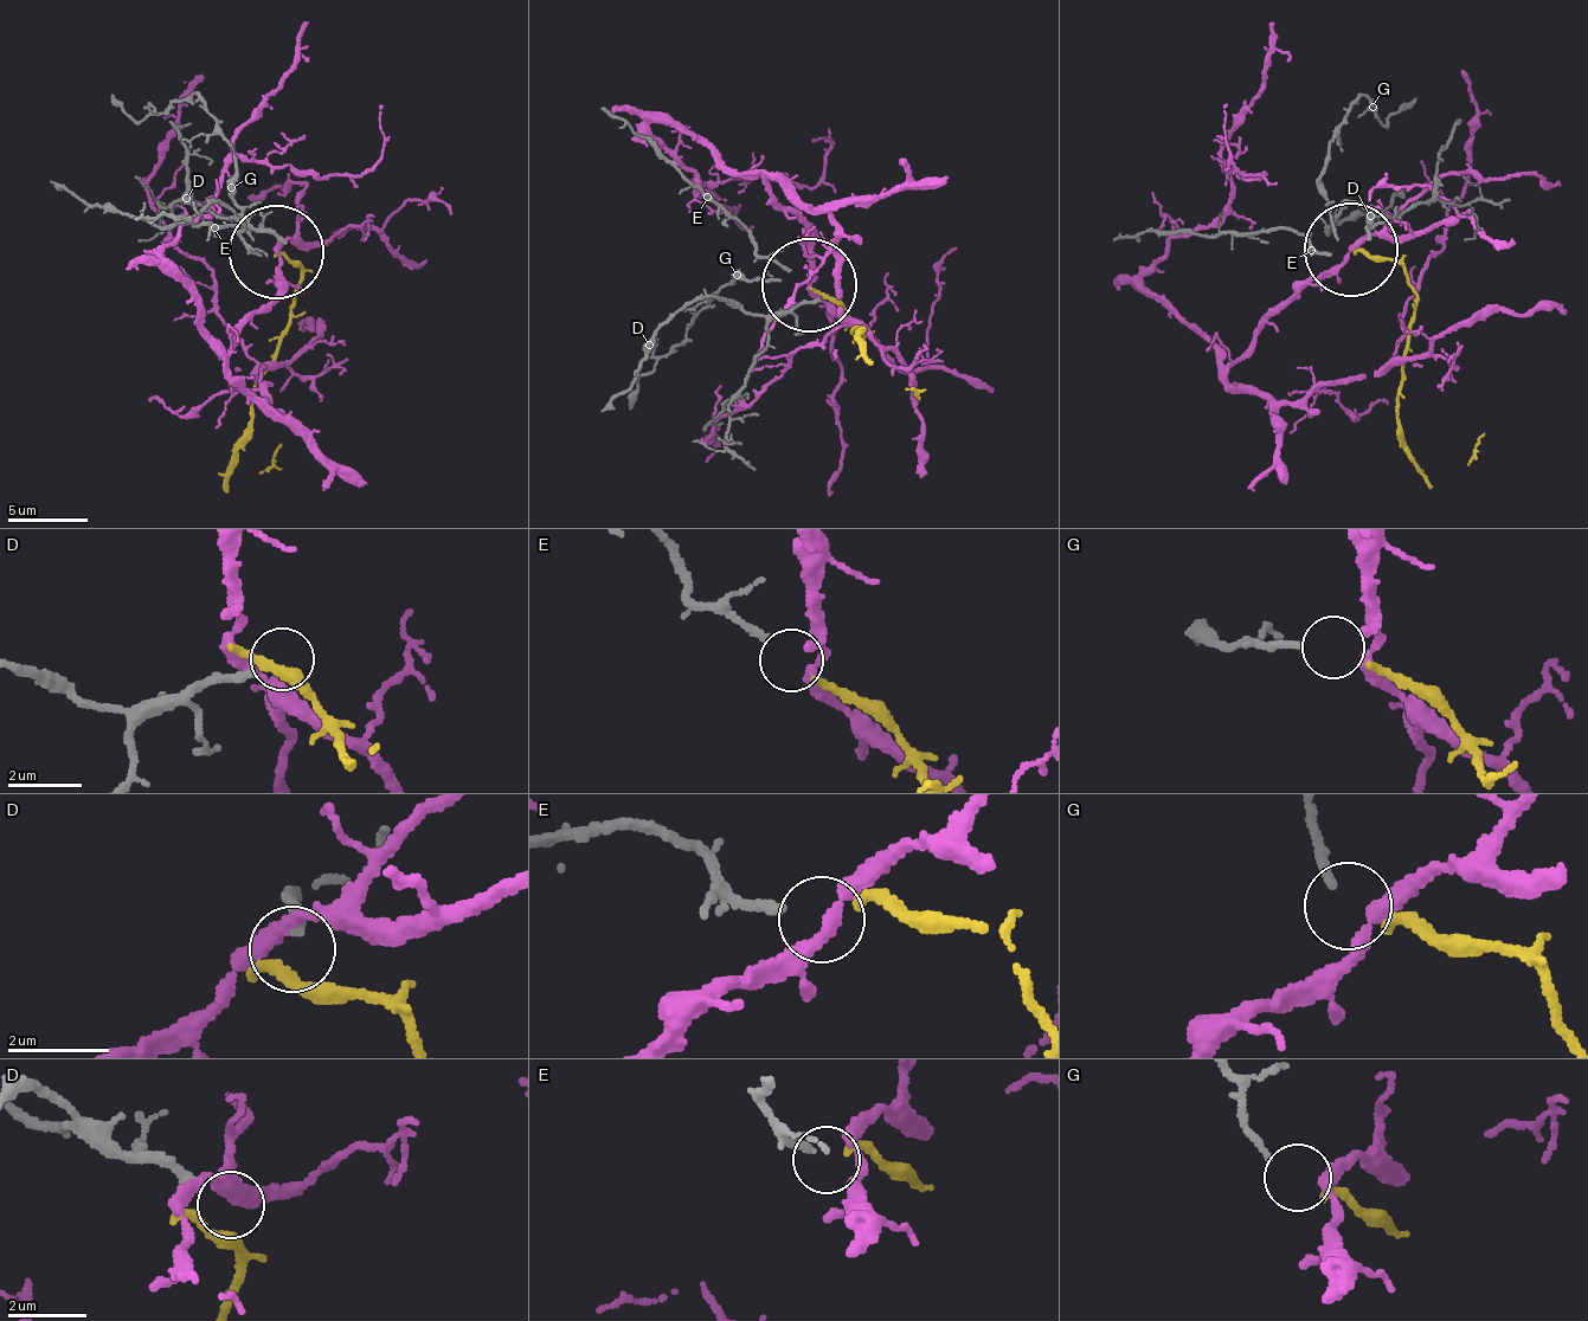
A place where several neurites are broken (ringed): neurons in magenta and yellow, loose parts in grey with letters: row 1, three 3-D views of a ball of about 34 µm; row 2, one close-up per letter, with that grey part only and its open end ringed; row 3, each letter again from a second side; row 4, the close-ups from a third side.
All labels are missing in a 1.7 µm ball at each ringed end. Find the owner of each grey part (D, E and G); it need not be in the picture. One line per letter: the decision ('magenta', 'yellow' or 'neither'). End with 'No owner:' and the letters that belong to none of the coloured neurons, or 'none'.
D: neither
E: yellow
G: magenta
No owner: D

